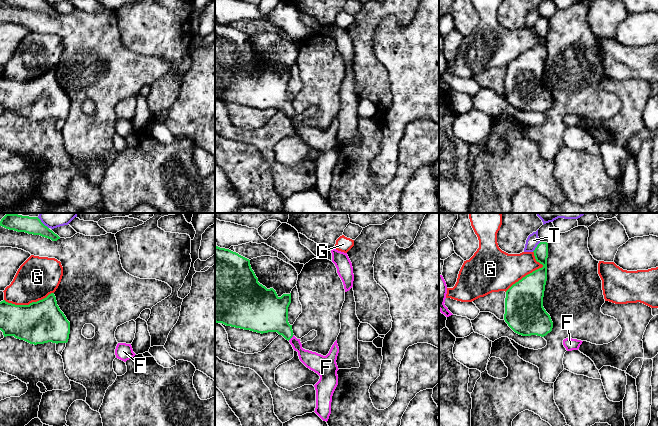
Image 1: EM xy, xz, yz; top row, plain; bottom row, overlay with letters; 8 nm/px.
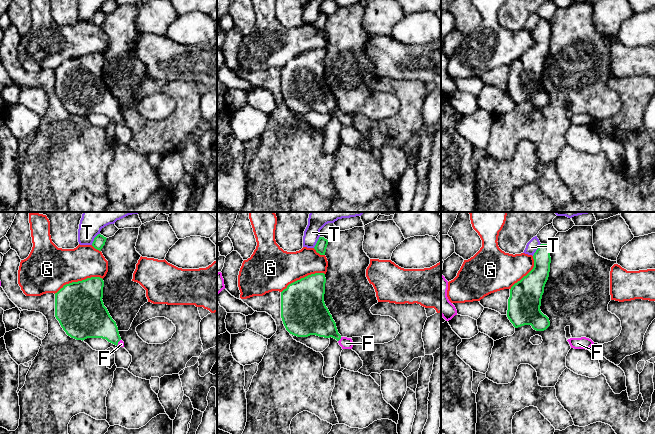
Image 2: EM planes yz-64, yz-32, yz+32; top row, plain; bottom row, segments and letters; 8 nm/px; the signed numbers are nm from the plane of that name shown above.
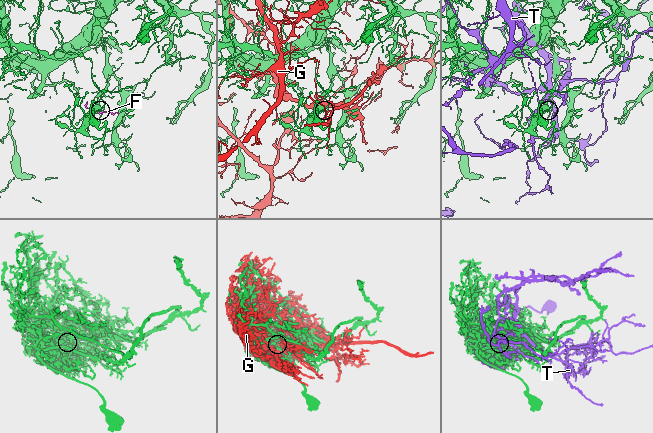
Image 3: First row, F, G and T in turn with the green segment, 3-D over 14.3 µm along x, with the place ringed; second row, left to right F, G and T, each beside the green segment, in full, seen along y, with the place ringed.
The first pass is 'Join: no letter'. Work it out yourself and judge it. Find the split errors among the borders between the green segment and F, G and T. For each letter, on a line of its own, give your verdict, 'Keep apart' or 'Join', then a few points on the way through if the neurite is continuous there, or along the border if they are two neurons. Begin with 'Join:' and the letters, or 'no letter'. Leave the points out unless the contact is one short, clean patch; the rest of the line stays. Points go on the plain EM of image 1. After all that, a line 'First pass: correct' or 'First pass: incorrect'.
Join: F
F: Join. Path across: xz (270, 90), (291, 113), (298, 124), (312, 136)
G: Keep apart
T: Keep apart
First pass: incorrect

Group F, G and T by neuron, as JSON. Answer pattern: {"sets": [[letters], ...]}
{"sets": [["F"], ["G"], ["T"]]}

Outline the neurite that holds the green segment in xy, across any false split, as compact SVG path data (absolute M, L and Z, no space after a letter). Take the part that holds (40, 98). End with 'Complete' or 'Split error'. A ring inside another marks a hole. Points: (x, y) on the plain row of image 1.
M54 69L29 81L0 78L0 106L30 120L67 119L70 98L57 81Z. Complete

